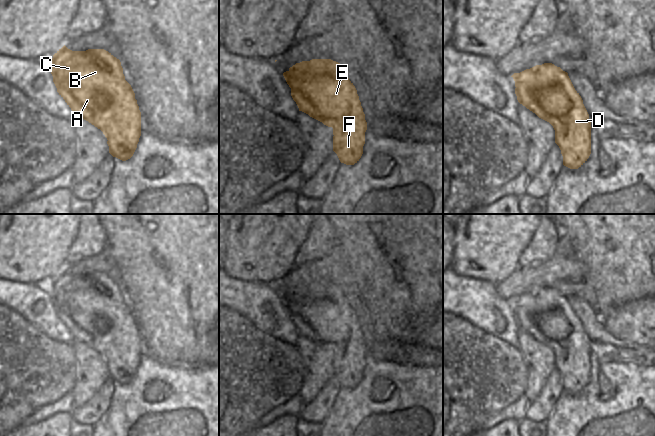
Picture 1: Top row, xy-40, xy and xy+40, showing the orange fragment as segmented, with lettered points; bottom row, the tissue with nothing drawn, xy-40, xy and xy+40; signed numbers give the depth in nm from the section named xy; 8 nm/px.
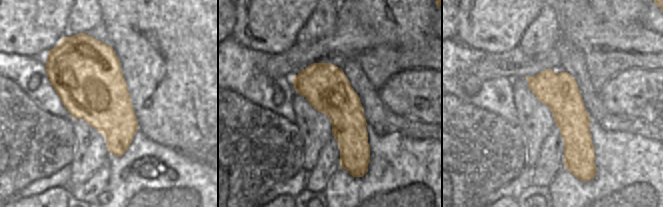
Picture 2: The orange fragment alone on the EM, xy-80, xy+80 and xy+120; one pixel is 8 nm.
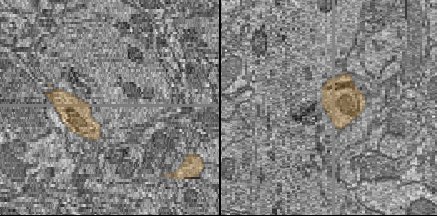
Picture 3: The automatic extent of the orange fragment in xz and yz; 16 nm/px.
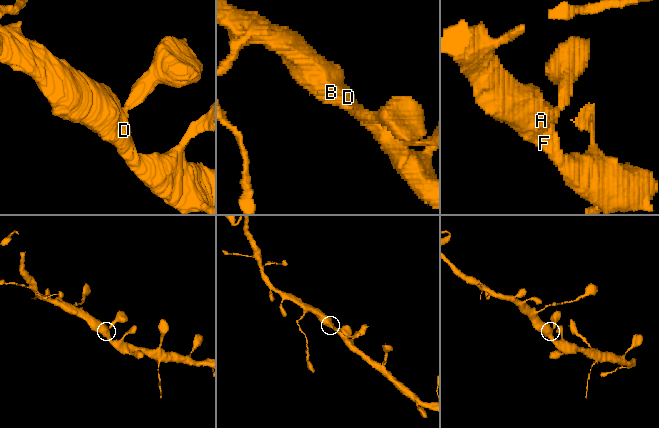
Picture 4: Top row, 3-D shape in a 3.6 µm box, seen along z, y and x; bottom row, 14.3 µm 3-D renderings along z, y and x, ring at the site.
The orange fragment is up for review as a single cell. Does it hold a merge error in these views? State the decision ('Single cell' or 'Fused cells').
Single cell

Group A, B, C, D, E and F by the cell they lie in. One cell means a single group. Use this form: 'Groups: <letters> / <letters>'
Groups: A B C D E F

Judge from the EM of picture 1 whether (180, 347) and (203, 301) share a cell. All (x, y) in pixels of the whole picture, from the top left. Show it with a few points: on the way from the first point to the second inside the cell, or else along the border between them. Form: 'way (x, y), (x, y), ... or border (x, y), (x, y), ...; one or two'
way (180, 336), (180, 324), (192, 312); one

